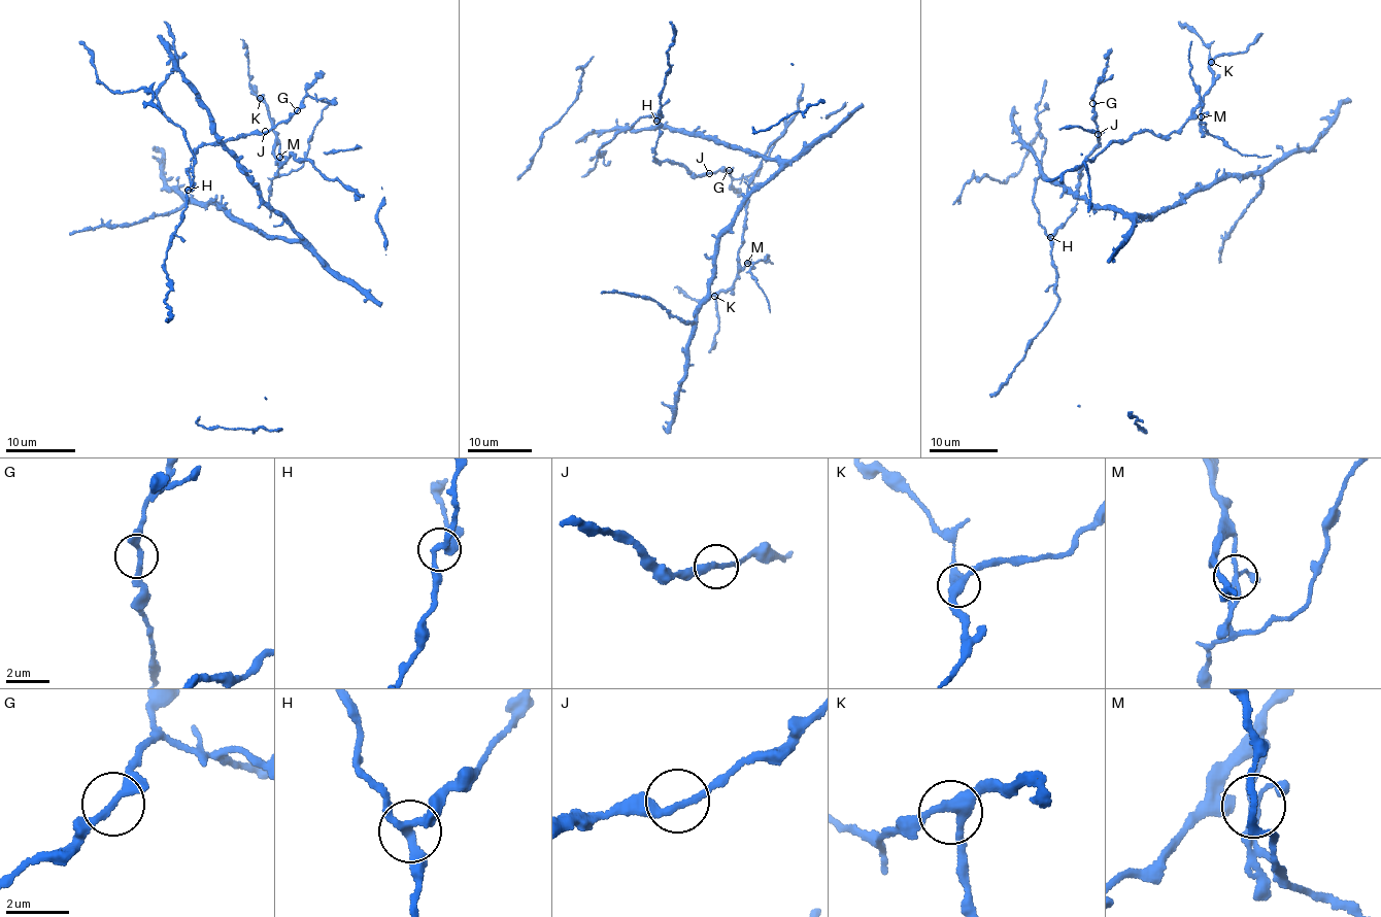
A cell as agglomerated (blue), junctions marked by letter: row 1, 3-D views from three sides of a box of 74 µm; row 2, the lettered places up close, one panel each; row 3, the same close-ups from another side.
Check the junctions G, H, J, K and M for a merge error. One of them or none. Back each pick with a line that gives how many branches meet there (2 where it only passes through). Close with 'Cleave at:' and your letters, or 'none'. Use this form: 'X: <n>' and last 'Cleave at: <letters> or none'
M: 3
Cleave at: M

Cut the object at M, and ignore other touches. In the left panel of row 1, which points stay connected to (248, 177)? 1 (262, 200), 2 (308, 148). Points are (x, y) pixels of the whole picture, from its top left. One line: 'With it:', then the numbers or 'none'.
With it: 1

